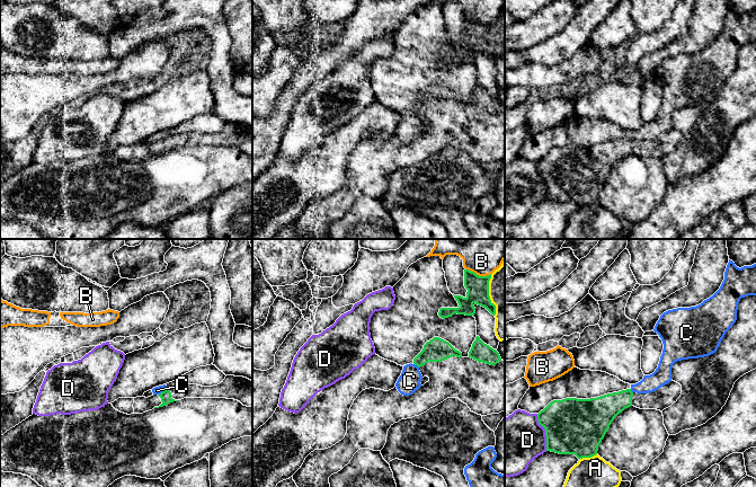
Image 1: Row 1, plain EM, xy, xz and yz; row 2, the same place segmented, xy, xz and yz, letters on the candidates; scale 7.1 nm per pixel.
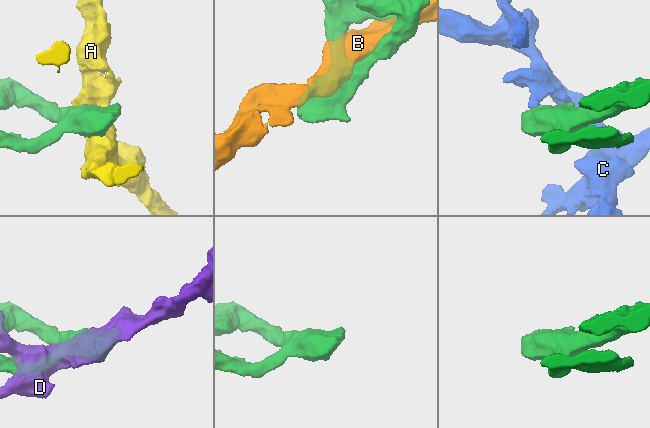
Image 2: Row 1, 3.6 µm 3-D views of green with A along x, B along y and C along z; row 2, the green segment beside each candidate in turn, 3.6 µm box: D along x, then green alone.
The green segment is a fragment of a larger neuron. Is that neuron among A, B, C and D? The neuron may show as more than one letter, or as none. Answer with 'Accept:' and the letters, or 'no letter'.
Accept: no letter

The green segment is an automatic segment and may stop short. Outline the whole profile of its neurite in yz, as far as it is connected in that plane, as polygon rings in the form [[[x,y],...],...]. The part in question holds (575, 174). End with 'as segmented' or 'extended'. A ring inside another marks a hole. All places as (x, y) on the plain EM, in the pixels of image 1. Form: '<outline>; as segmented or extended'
[[[671,127],[649,141],[637,141],[626,136],[590,147],[566,145],[553,148],[537,161],[539,171],[545,177],[546,198],[559,202],[575,202],[578,206],[592,205],[597,202],[598,194],[614,166],[625,156],[634,153],[640,157],[662,159],[676,150],[681,142],[682,133]]]; extended

